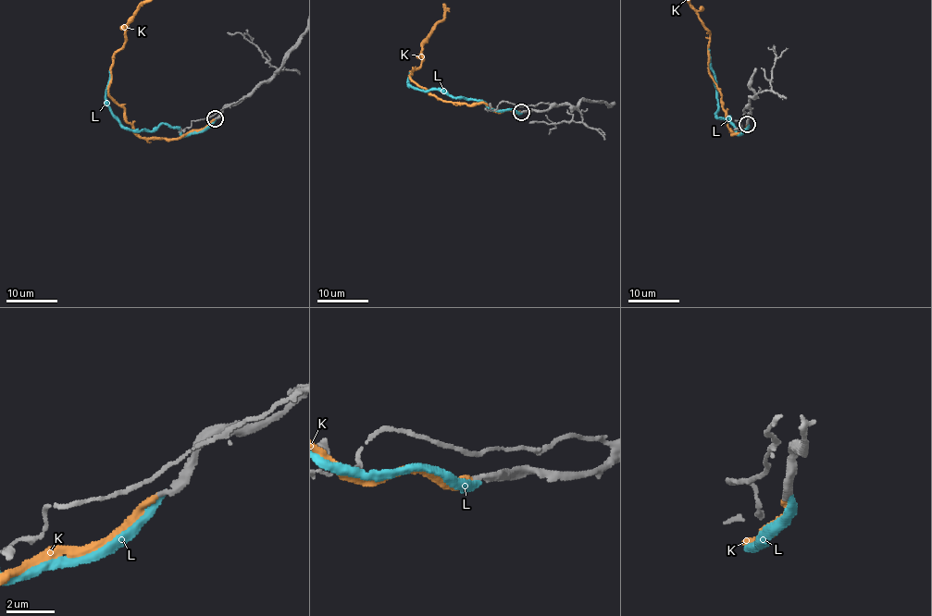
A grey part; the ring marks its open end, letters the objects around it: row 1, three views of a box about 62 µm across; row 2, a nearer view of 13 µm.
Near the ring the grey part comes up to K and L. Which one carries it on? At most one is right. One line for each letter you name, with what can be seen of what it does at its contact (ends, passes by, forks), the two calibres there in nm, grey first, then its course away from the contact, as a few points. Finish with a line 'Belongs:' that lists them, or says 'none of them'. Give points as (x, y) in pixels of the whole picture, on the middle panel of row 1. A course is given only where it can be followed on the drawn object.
K: it ends; calibres 240 and 280 nm
Belongs: K

